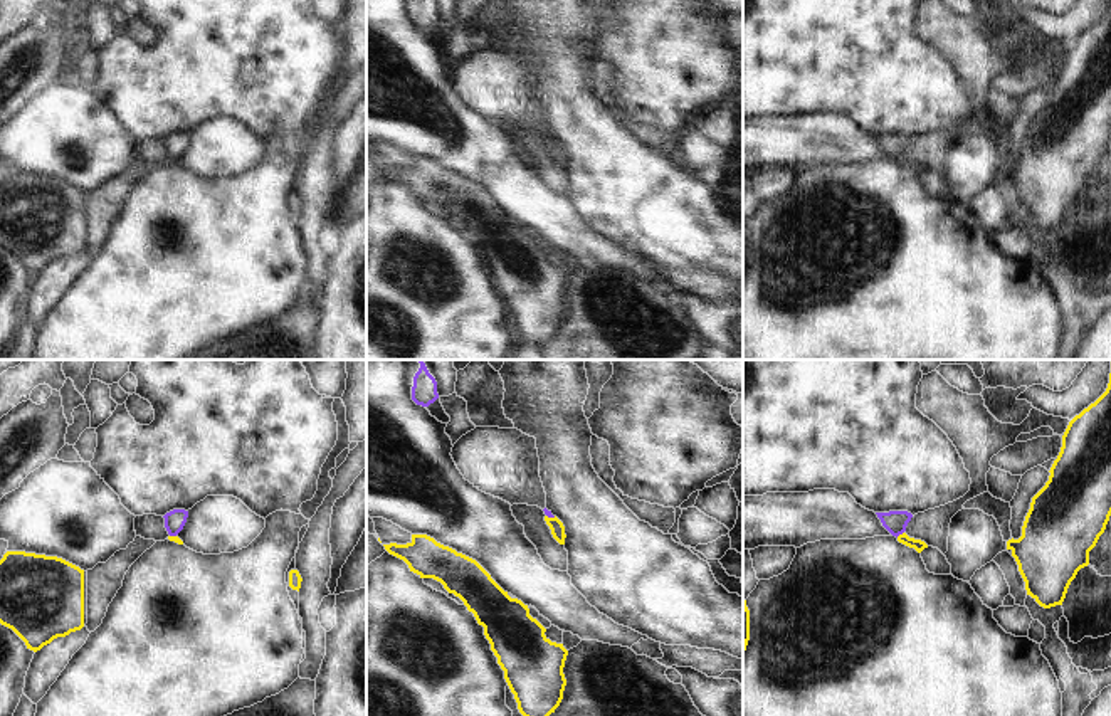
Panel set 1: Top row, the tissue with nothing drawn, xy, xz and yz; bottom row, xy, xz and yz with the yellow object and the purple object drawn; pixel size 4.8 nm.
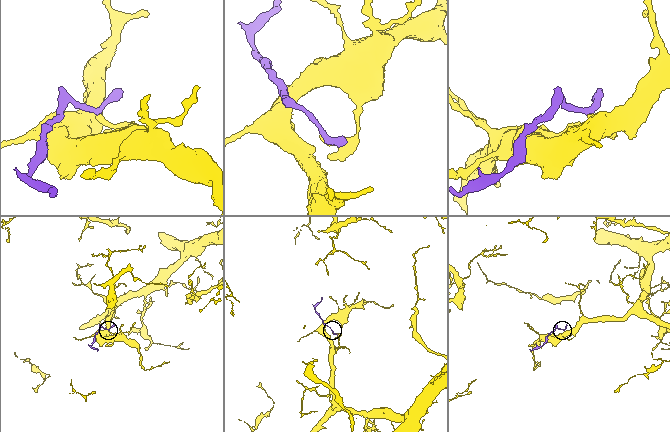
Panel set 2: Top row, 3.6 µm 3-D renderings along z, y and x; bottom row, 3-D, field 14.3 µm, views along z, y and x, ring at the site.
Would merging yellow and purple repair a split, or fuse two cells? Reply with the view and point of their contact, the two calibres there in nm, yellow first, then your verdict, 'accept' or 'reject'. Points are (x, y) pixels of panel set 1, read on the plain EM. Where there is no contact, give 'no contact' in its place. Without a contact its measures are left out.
yz (900, 158) | 60/110 nm | reject

